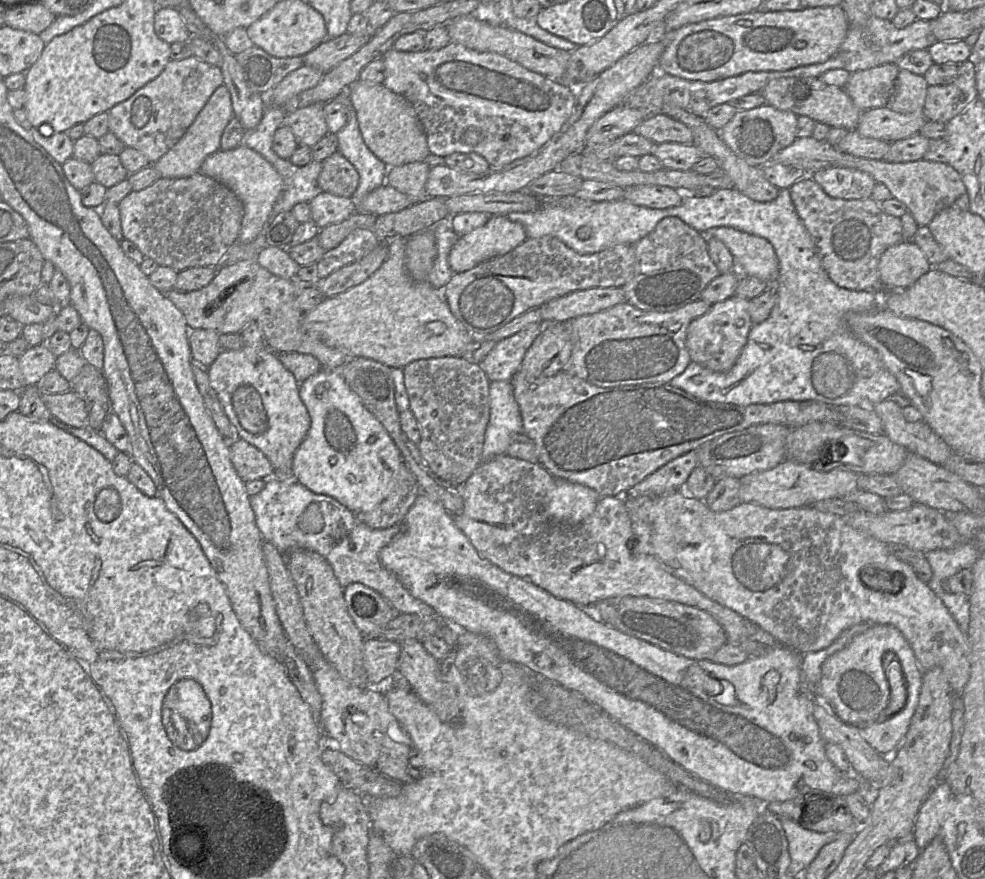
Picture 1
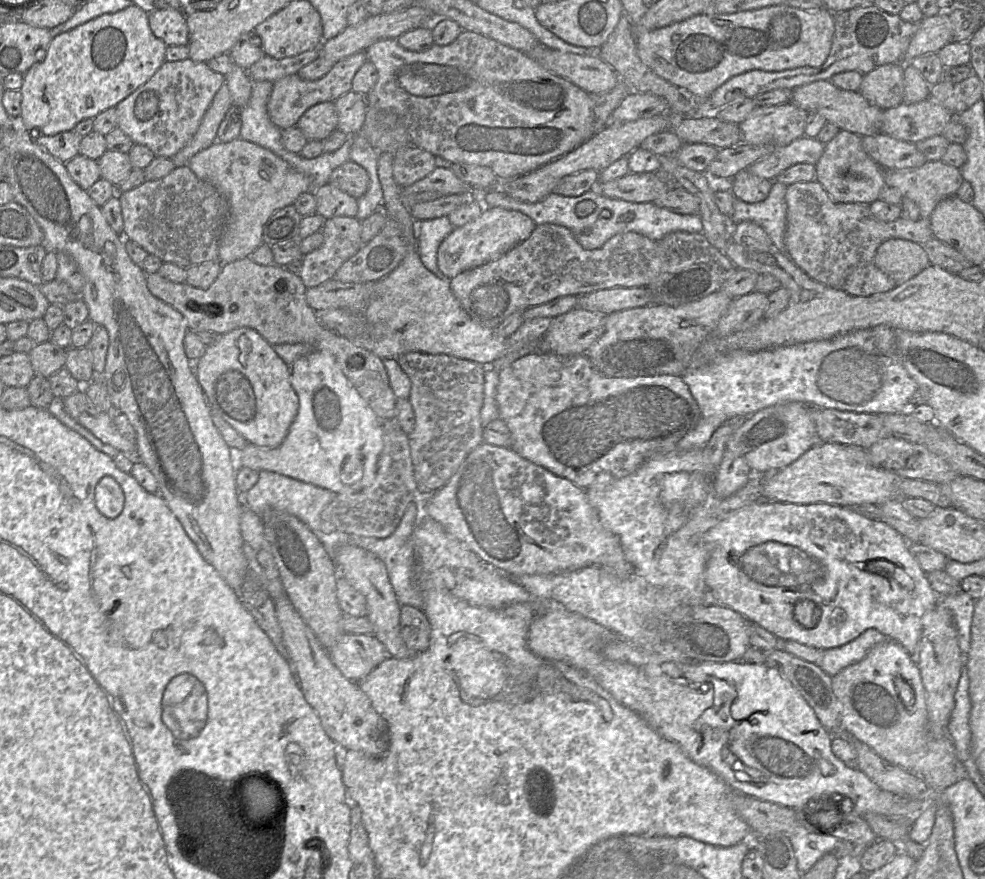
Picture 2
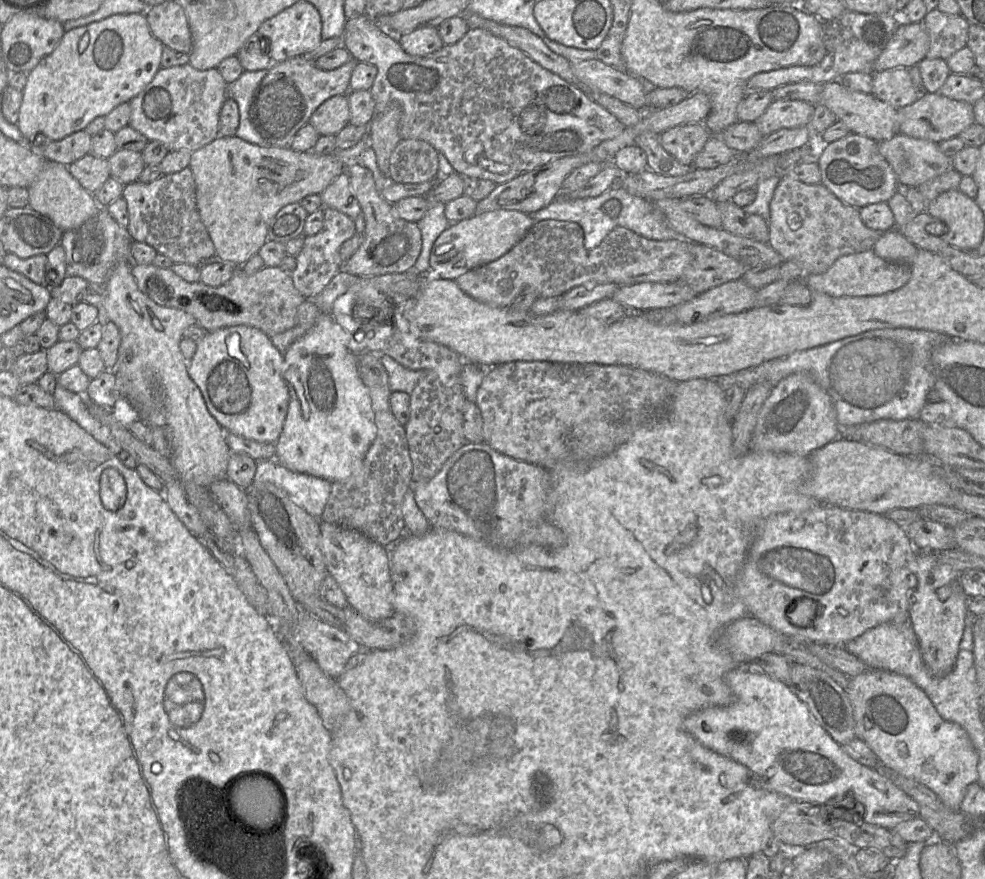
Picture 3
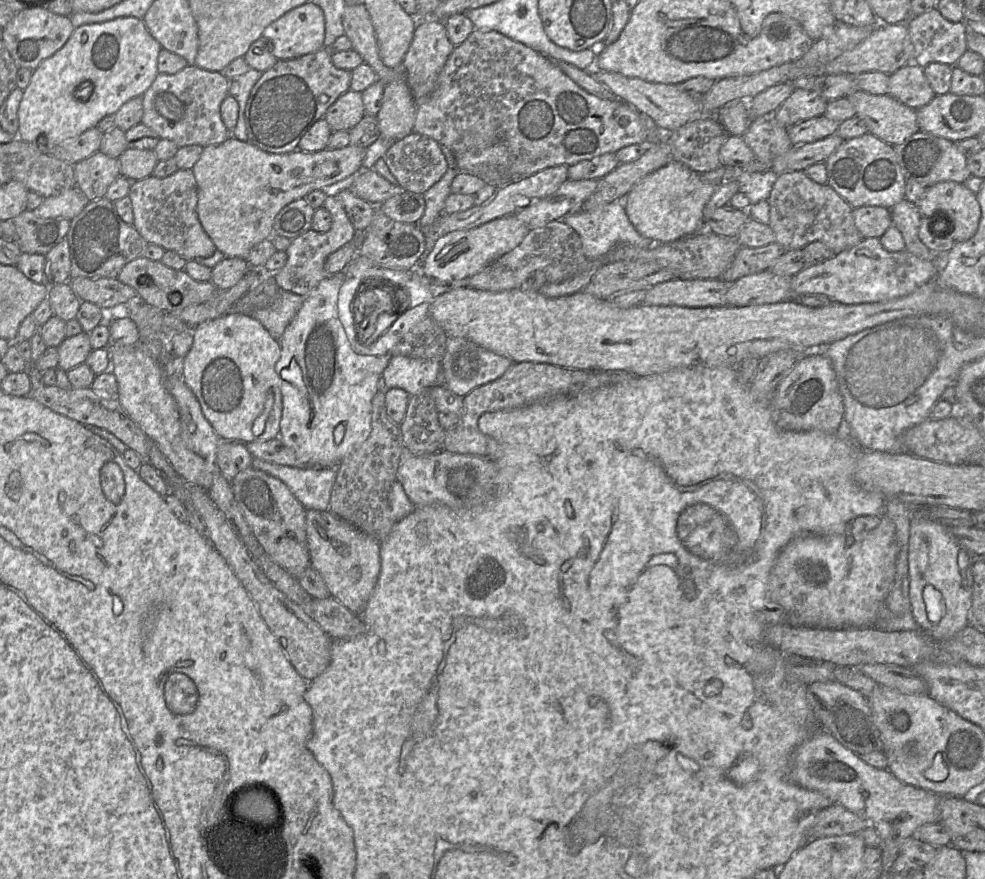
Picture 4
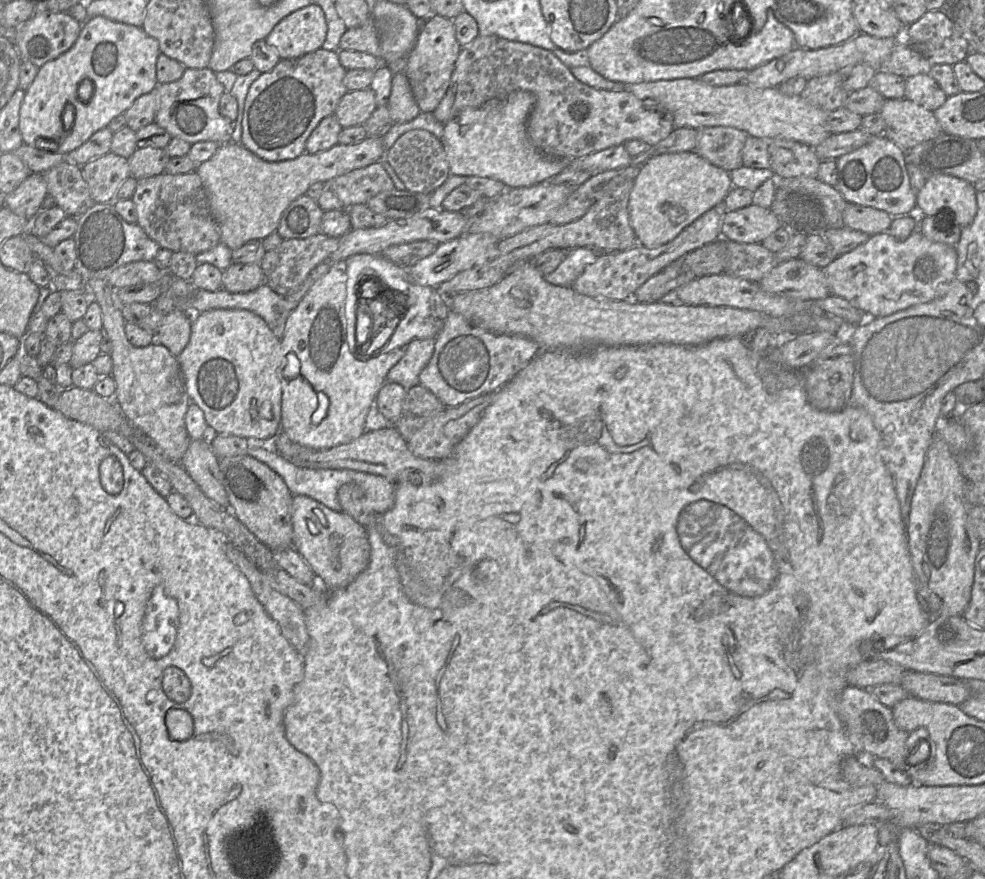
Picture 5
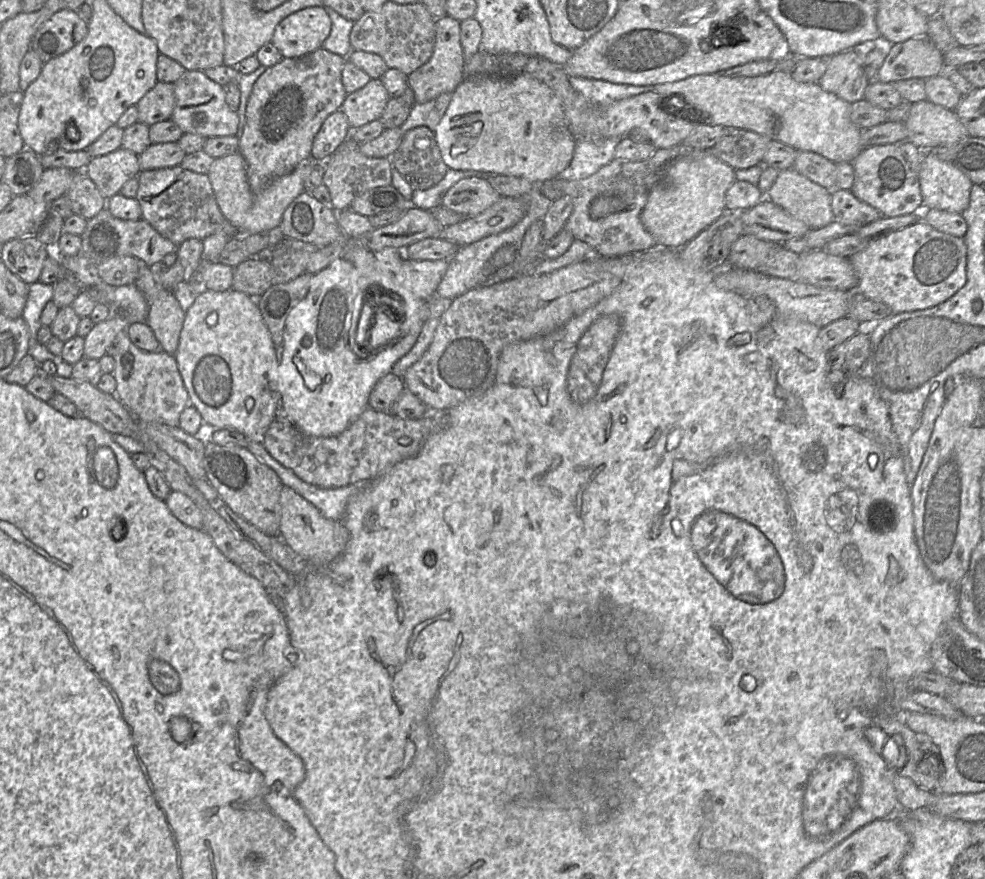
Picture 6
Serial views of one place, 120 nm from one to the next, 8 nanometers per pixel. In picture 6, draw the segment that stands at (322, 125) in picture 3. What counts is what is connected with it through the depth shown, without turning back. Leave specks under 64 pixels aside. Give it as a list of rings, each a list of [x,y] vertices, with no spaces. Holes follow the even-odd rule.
[[[371,78],[365,86],[347,94],[341,110],[347,116],[350,132],[351,128],[380,119],[390,98],[380,78]]]

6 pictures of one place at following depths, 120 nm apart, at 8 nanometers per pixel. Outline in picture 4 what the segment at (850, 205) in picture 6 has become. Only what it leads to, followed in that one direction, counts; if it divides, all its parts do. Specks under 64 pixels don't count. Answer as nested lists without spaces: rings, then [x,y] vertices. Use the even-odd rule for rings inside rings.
[[[861,206],[853,208],[856,228],[863,238],[880,238],[892,225],[890,209],[883,206]]]

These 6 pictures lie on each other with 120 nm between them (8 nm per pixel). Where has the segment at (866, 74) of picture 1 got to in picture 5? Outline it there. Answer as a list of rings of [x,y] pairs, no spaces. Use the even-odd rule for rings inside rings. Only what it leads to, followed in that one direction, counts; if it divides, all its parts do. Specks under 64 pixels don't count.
[[[918,74],[906,78],[904,98],[933,112],[945,103],[947,95],[928,74]]]

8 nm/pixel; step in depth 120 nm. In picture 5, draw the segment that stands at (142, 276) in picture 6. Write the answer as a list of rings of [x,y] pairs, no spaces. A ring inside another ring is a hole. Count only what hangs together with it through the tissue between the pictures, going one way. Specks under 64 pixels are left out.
[[[176,309],[165,314],[155,340],[166,346],[176,357],[183,351],[191,335],[192,316]]]

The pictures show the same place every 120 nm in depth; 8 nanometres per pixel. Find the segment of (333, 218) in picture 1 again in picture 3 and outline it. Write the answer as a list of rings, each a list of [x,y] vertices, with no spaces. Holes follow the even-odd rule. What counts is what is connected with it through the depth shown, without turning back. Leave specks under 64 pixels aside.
[[[346,172],[337,176],[320,194],[323,206],[336,209],[352,220],[362,213],[360,204],[354,195]]]

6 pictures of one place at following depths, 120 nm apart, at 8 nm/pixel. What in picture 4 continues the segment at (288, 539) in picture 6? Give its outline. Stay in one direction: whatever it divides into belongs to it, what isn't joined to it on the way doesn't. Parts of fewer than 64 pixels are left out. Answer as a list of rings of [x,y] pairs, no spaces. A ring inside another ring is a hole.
[[[306,510],[306,536],[310,567],[322,576],[330,596],[360,615],[379,578],[381,542],[329,510]]]

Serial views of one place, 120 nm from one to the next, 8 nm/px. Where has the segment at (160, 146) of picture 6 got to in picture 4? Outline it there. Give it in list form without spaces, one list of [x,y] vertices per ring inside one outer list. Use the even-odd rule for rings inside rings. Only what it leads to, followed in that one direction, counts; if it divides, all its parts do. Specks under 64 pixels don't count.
[[[127,148],[119,157],[121,176],[137,181],[152,175],[158,162],[153,150]]]

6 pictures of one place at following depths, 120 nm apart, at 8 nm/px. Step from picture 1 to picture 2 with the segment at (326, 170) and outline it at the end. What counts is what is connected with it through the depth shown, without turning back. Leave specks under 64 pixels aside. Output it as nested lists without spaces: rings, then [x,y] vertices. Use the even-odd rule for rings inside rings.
[[[349,160],[331,173],[329,183],[359,199],[367,192],[370,179],[367,171],[362,166]]]

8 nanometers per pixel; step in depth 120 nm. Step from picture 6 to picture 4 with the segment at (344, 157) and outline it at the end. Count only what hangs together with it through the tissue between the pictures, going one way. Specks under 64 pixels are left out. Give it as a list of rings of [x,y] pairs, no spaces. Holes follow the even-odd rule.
[[[374,169],[361,170],[342,187],[348,188],[353,194],[372,205],[380,205],[387,199],[406,191],[401,186],[391,184]]]

